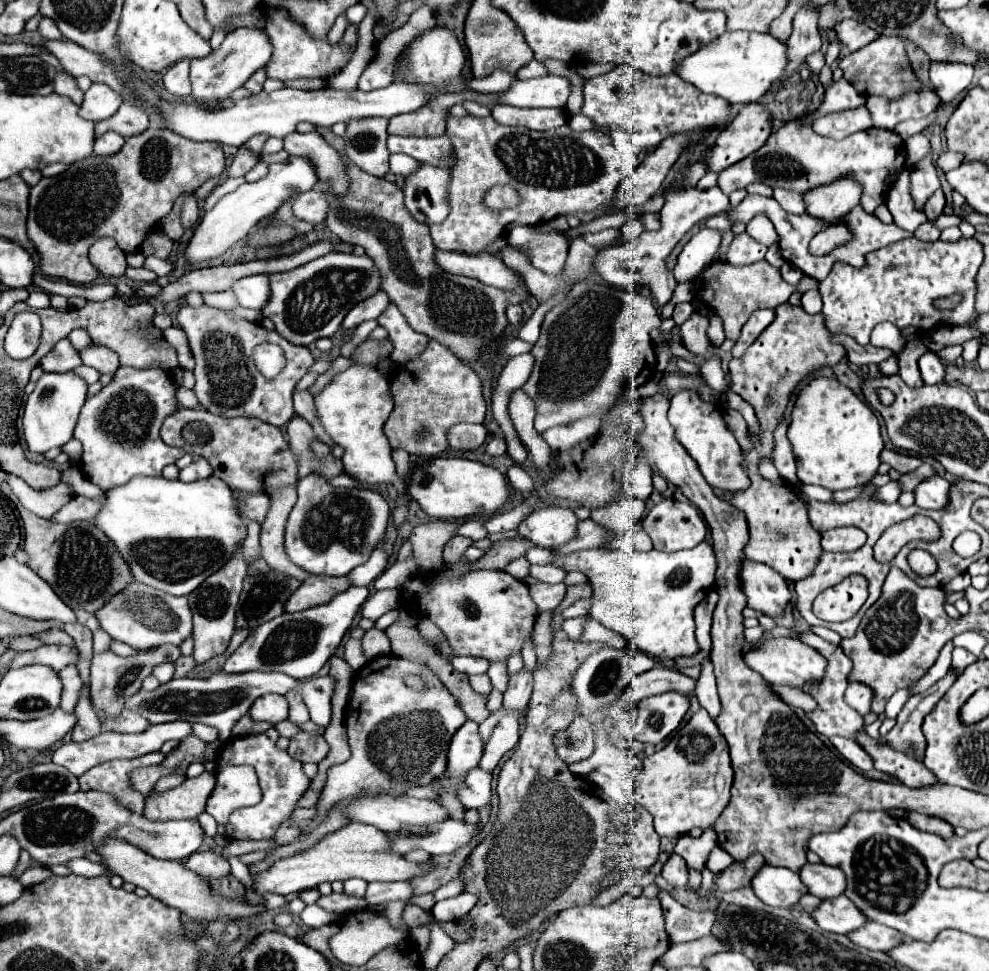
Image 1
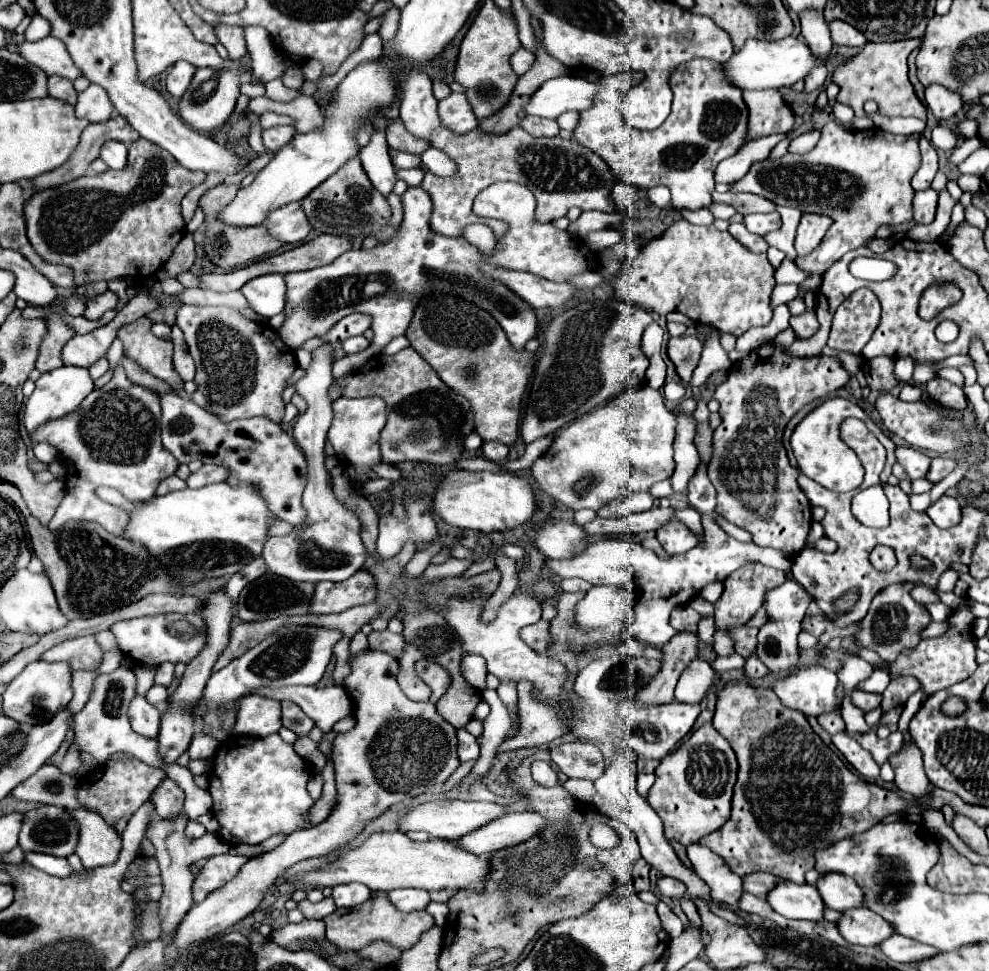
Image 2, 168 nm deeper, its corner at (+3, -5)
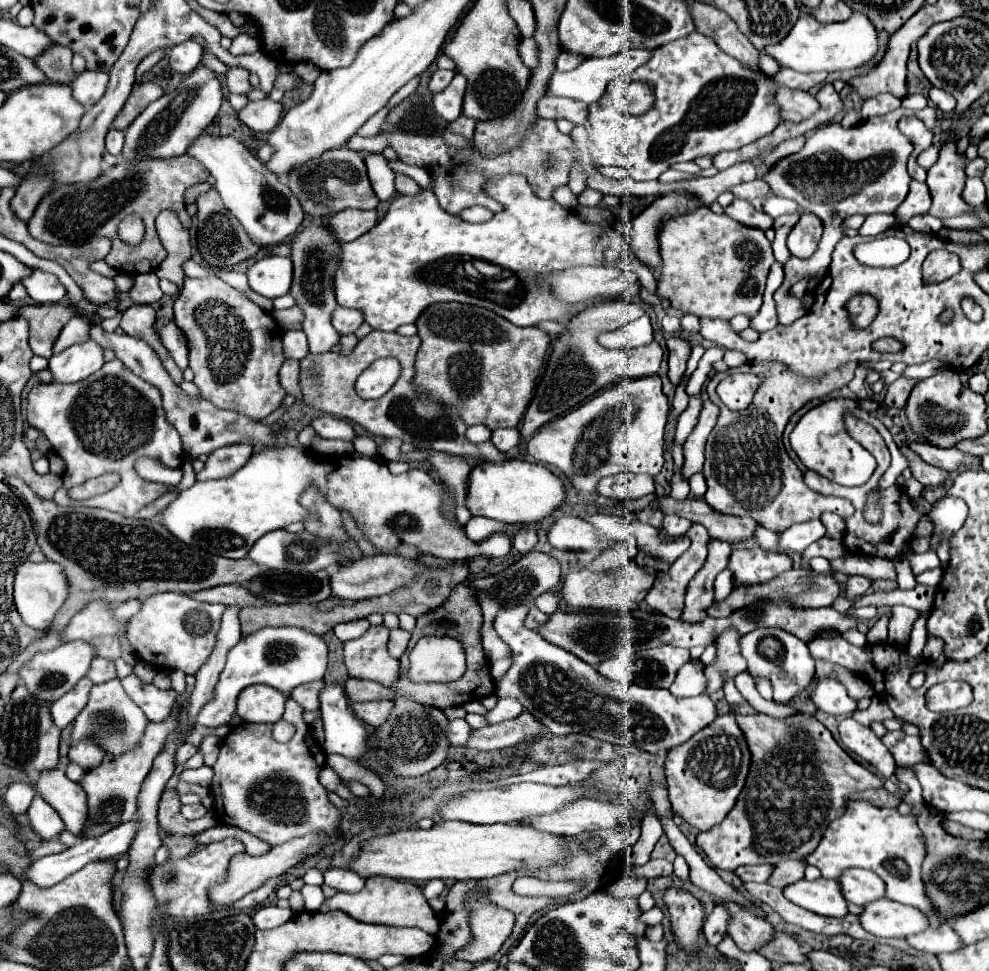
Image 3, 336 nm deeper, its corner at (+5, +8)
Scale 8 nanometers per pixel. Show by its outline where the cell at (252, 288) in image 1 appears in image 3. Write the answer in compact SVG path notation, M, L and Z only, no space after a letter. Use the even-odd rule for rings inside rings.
M265 256L257 260L249 272L249 286L265 296L265 298L279 298L289 292L291 278L293 278L293 264L287 256Z

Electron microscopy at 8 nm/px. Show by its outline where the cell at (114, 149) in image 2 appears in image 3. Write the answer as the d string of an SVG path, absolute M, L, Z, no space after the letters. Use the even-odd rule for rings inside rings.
M111 128L111 130L107 132L105 144L107 144L107 152L109 152L109 154L119 156L121 150L123 150L123 142L125 142L125 132L115 130L115 128Z

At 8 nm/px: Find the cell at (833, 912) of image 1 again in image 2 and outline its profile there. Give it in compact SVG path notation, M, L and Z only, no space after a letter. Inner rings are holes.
M865 907L843 911L841 919L835 925L845 941L865 945L865 947L875 947L877 943L881 943L883 939L895 933L885 919L881 919L877 913Z

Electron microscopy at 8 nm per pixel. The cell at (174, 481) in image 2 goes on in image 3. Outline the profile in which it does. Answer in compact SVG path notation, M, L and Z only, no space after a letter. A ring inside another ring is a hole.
M141 456L135 462L135 470L141 478L149 480L149 482L163 482L163 484L171 484L177 486L181 482L181 470L173 470L167 468L163 462L159 462L157 458L149 458L149 456Z

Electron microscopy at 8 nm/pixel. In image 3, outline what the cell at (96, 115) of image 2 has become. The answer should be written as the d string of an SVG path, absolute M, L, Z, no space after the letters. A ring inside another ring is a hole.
M81 72L71 88L73 88L73 96L77 102L81 102L85 108L91 108L103 94L107 88L107 74L105 72Z

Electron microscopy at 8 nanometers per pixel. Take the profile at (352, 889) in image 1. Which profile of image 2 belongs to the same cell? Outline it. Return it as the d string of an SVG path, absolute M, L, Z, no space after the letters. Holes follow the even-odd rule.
M347 883L347 885L337 885L333 887L333 895L335 905L337 907L355 907L361 905L363 901L367 901L371 897L371 891L367 887L363 887L361 883Z

